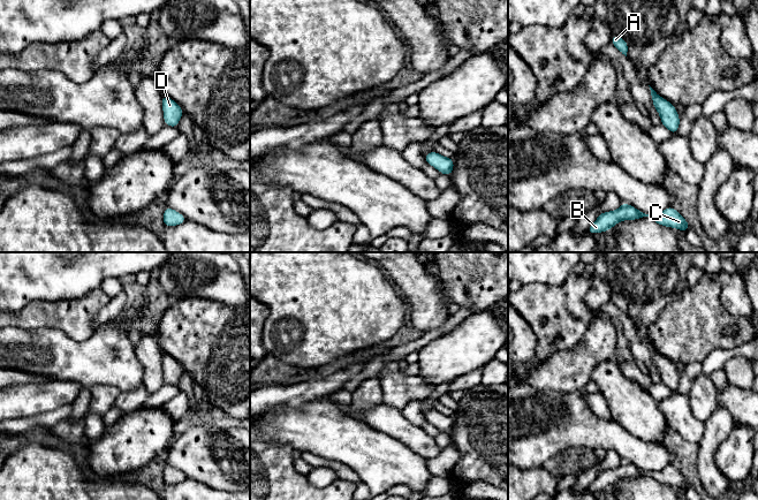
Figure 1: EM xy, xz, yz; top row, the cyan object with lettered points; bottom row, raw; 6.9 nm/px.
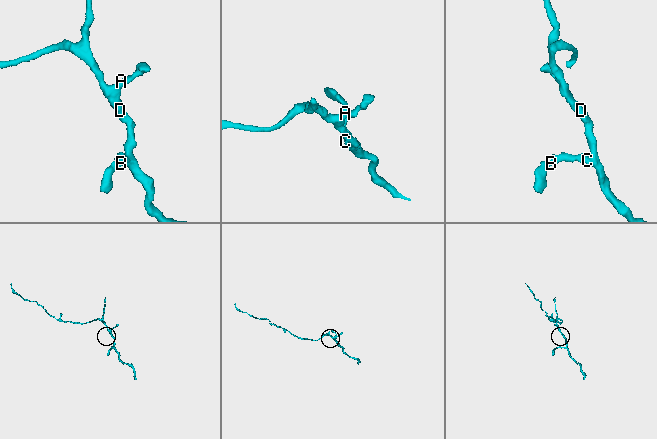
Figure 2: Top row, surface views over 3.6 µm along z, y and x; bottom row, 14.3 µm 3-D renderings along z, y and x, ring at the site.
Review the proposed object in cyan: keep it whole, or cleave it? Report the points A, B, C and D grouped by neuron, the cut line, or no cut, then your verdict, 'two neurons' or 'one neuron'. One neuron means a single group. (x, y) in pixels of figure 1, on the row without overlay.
A B C D | no cut | one neuron

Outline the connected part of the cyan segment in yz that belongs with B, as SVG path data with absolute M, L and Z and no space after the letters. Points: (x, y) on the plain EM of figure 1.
M622 461L615 469L601 470L597 478L588 486L589 492L598 492L612 487L623 478L637 478L649 476L660 484L676 486L683 491L690 486L689 480L673 464L659 471L645 471L630 462Z

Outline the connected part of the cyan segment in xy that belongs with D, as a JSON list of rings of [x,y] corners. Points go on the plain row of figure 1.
[[[164,353],[161,355],[161,362],[165,384],[174,385],[177,387],[180,377],[182,376],[184,369],[172,356]]]

